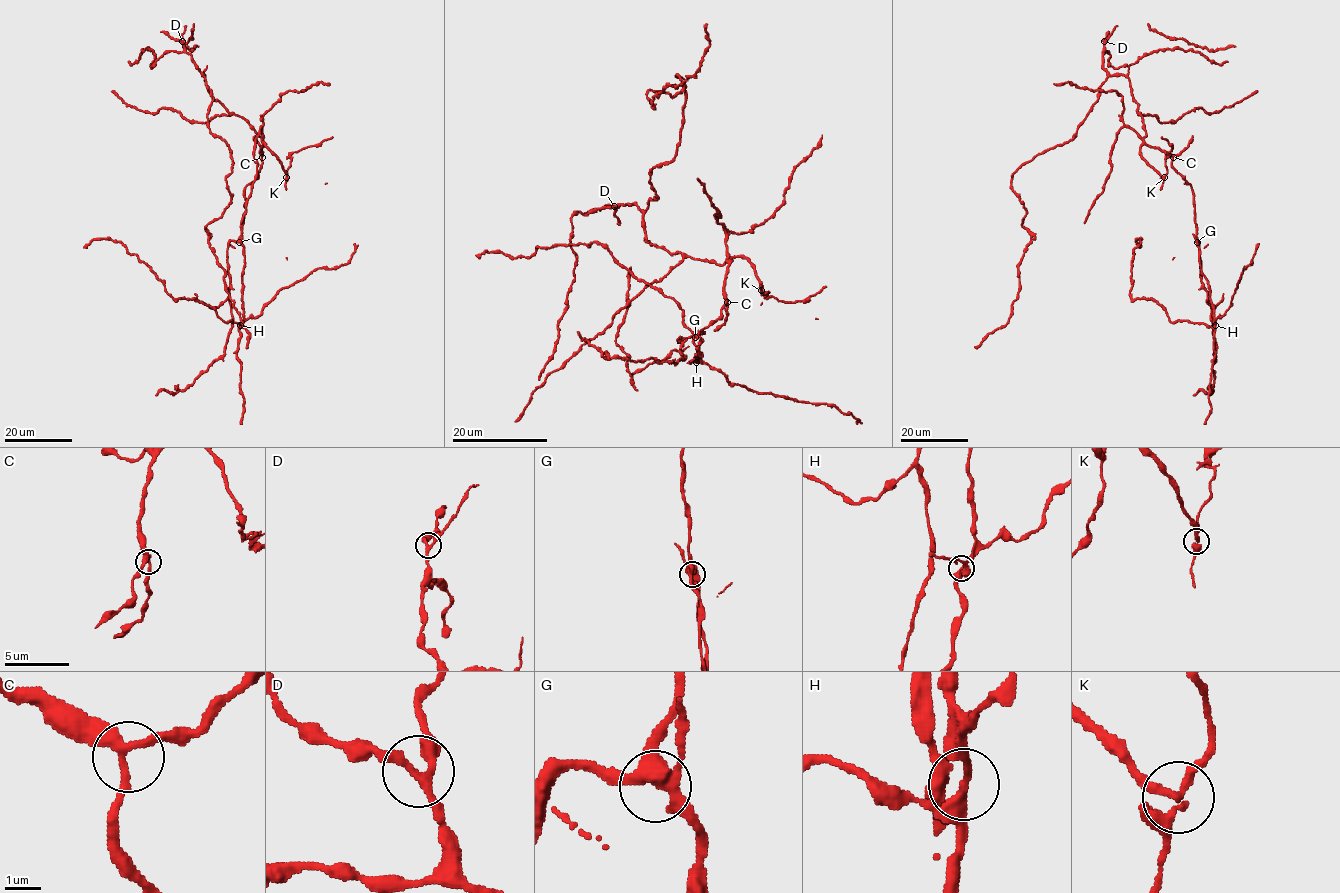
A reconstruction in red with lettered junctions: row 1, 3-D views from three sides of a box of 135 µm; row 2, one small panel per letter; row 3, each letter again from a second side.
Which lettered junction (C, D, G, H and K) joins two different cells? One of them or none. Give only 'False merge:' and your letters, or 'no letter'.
False merge: K

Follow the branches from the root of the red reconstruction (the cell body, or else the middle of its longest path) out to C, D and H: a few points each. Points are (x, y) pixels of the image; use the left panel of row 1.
C: (252, 127), (261, 138), (262, 157)
D: (252, 127), (213, 99), (204, 76), (182, 41)
H: (252, 127), (263, 143), (262, 168), (244, 190), (246, 212), (241, 235), (244, 256), (243, 320), (240, 325)

